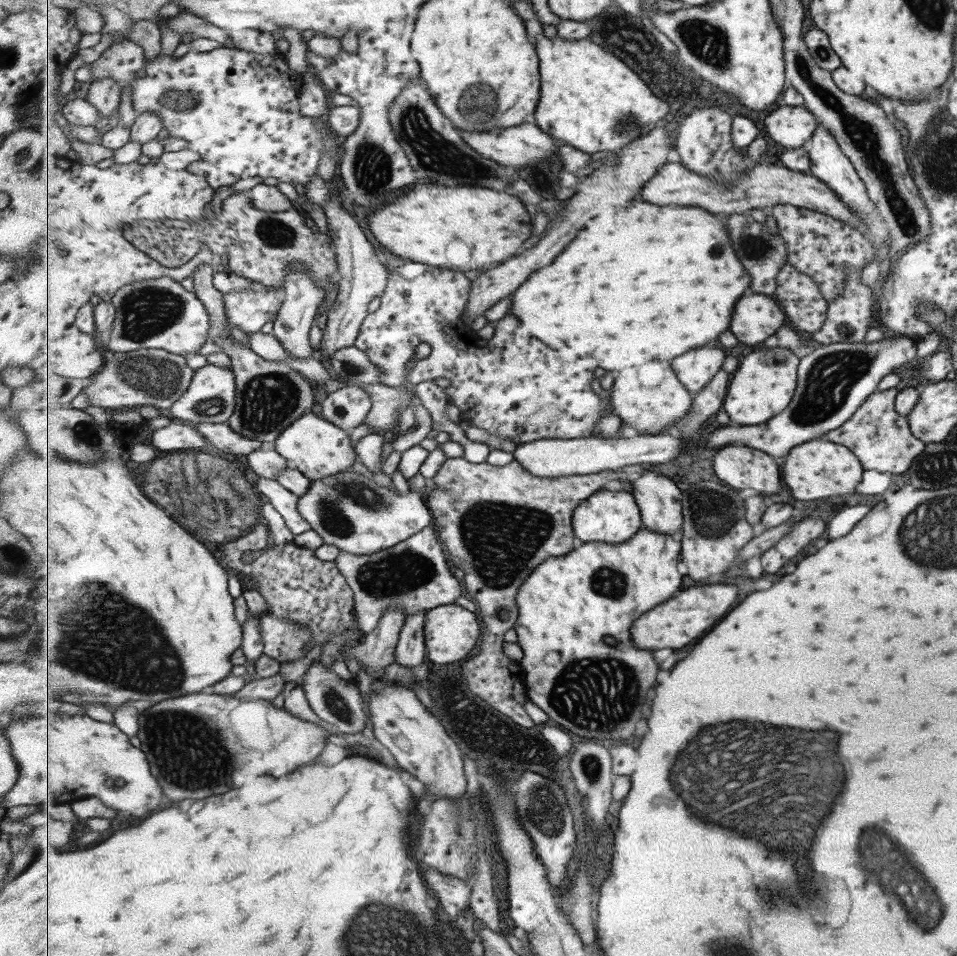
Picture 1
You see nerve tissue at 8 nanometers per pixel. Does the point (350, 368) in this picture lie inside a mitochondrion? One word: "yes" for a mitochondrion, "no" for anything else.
yes

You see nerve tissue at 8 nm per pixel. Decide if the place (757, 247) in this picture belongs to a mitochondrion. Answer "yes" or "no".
yes

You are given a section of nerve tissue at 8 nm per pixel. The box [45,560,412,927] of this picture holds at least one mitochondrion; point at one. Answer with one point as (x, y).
(123, 639)

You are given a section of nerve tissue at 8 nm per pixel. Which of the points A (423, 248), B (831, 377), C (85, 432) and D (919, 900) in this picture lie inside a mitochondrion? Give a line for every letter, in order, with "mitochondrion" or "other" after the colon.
A: other
B: mitochondrion
C: mitochondrion
D: mitochondrion

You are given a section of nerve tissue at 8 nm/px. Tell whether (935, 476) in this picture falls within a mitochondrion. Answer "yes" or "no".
yes

